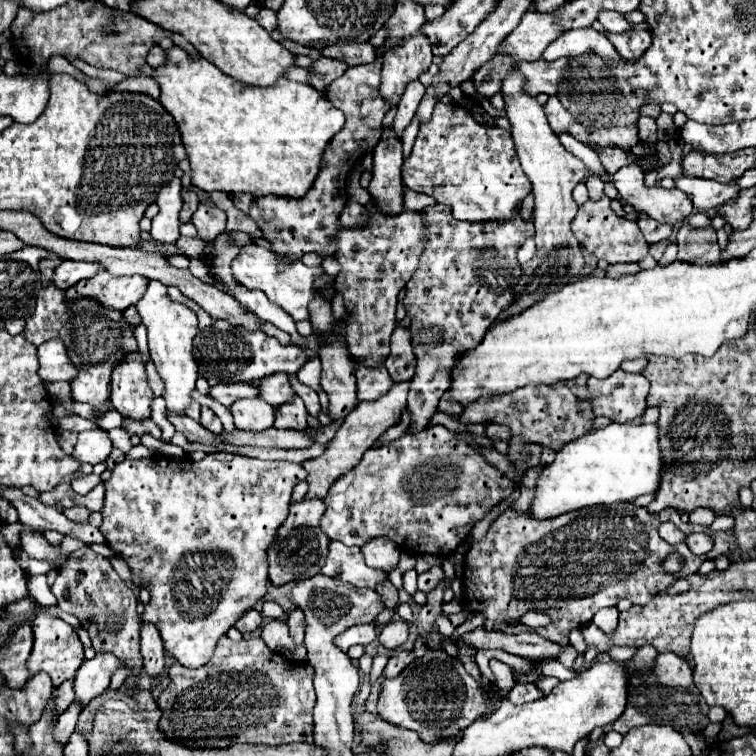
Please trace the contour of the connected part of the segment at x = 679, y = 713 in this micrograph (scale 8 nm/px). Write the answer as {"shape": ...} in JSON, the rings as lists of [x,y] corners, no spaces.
{"shape":[[[659,654],[657,668],[651,674],[633,676],[629,682],[629,700],[627,708],[613,722],[613,730],[627,734],[635,726],[643,724],[665,724],[677,730],[679,734],[701,734],[709,724],[709,706],[705,698],[693,684],[693,670],[687,660],[677,658],[675,654]]]}

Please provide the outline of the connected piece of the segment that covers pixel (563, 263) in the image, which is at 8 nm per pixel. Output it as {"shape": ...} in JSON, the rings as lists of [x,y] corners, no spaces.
{"shape":[[[517,66],[505,78],[501,94],[505,98],[505,110],[507,110],[509,122],[513,126],[511,136],[513,136],[521,166],[533,184],[537,252],[527,264],[523,264],[521,282],[515,286],[515,302],[505,312],[501,312],[499,320],[521,314],[525,308],[541,302],[547,294],[557,292],[565,284],[577,280],[577,276],[583,270],[583,252],[577,238],[571,232],[571,222],[578,211],[578,205],[572,197],[572,190],[583,178],[599,176],[561,146],[557,134],[551,130],[545,118],[543,106],[533,96],[527,96],[523,92],[523,78]]]}

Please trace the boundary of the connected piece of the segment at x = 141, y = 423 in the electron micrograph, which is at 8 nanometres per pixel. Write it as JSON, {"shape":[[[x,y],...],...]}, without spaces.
{"shape":[[[123,416],[123,424],[121,428],[129,434],[129,436],[143,436],[143,434],[151,434],[153,438],[161,438],[161,428],[151,420],[133,420],[133,418],[127,418]]]}

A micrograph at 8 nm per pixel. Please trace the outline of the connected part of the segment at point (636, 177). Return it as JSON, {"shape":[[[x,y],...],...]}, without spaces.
{"shape":[[[637,164],[623,166],[611,176],[611,182],[627,204],[631,204],[639,214],[647,214],[661,224],[679,226],[693,212],[693,204],[685,192],[677,188],[667,190],[645,186],[644,172]]]}

